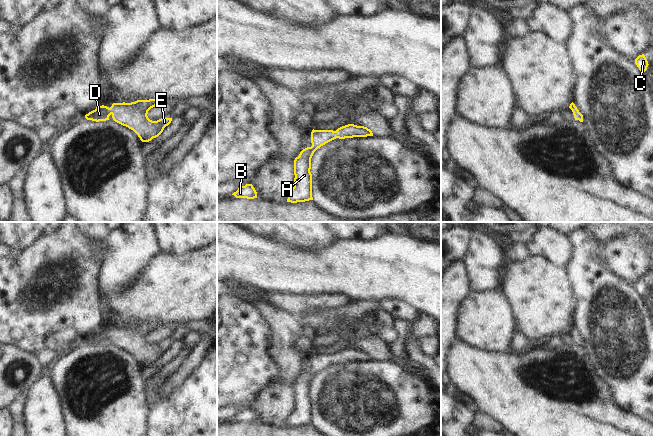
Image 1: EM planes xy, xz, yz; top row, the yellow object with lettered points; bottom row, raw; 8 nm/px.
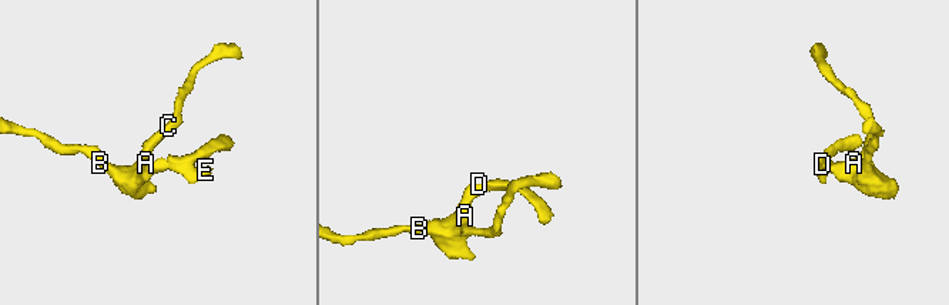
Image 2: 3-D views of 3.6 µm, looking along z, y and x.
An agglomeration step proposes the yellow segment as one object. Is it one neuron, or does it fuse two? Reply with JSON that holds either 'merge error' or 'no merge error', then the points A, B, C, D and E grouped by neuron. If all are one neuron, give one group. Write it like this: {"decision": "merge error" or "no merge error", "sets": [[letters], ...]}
{"decision": "no merge error", "sets": [["A", "B", "C", "D", "E"]]}

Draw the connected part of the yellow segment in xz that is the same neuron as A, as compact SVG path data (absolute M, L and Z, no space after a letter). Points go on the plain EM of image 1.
M348 348L333 354L312 354L311 371L303 373L294 384L294 411L288 418L287 426L297 427L313 424L312 421L312 398L311 382L314 376L326 367L339 362L373 360L370 353L364 350Z

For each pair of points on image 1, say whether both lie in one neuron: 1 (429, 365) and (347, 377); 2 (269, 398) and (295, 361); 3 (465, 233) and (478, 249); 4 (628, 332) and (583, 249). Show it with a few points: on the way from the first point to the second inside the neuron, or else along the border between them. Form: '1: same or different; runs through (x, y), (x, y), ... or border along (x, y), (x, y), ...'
1: different; border along (424, 375), (430, 381)
2: same; runs through (280, 393), (289, 384), (290, 372)
3: different; border along (471, 232), (469, 243), (462, 259)
4: same; runs through (608, 311), (595, 298), (595, 289), (583, 270)

